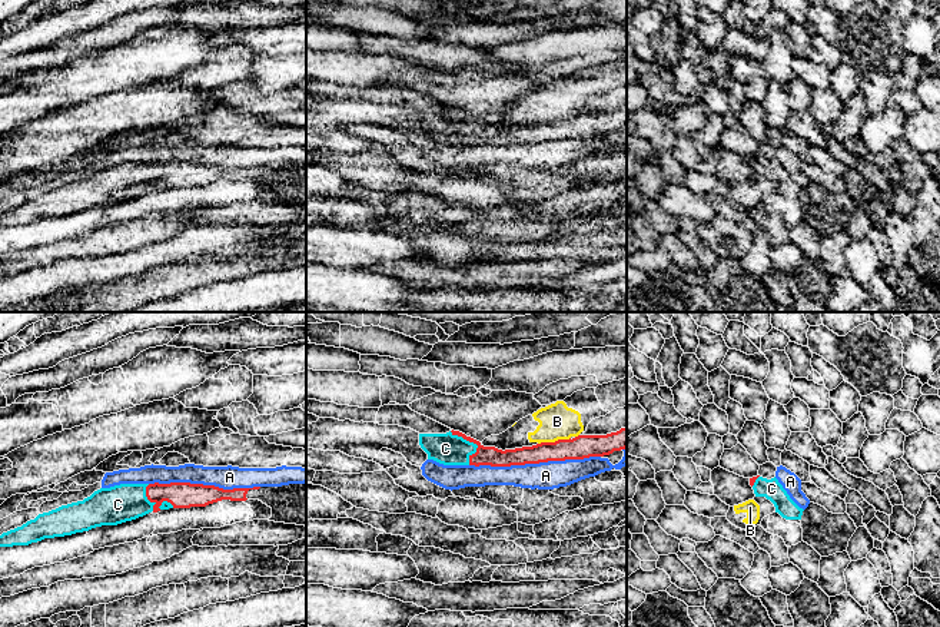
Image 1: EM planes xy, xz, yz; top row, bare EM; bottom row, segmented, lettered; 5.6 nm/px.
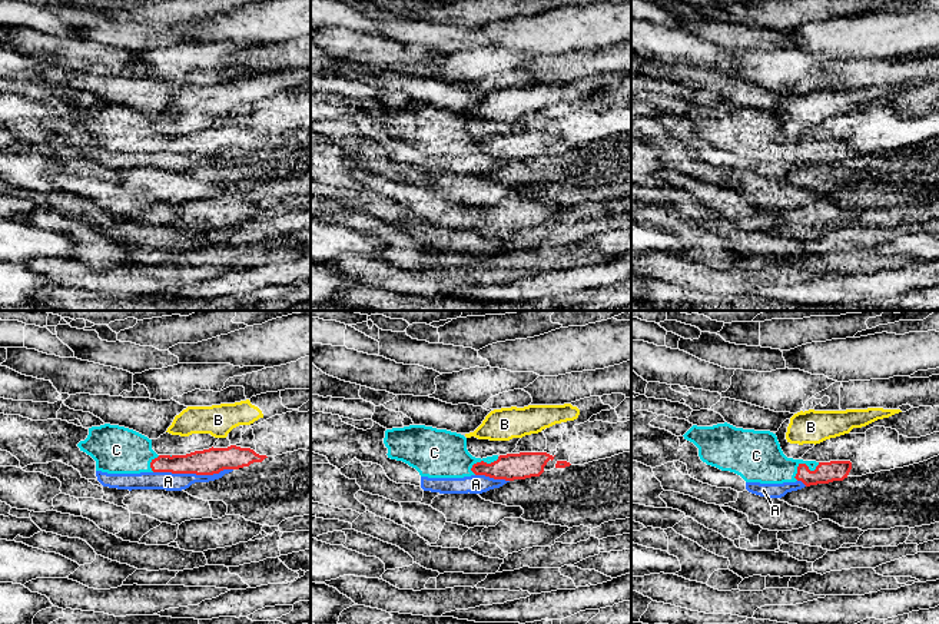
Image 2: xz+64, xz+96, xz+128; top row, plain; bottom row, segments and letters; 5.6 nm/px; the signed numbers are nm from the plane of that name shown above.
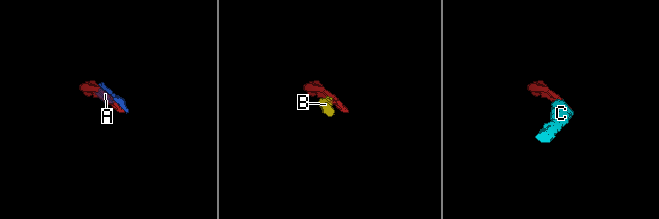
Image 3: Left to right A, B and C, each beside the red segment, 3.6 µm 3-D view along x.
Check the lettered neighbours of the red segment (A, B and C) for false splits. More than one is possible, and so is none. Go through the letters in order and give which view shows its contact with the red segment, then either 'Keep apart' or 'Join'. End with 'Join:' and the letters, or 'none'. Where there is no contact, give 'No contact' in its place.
A: Touches red in xz. Keep apart
B: Touches red in xz. Keep apart
C: Touches red in xz. Join
Join: C

